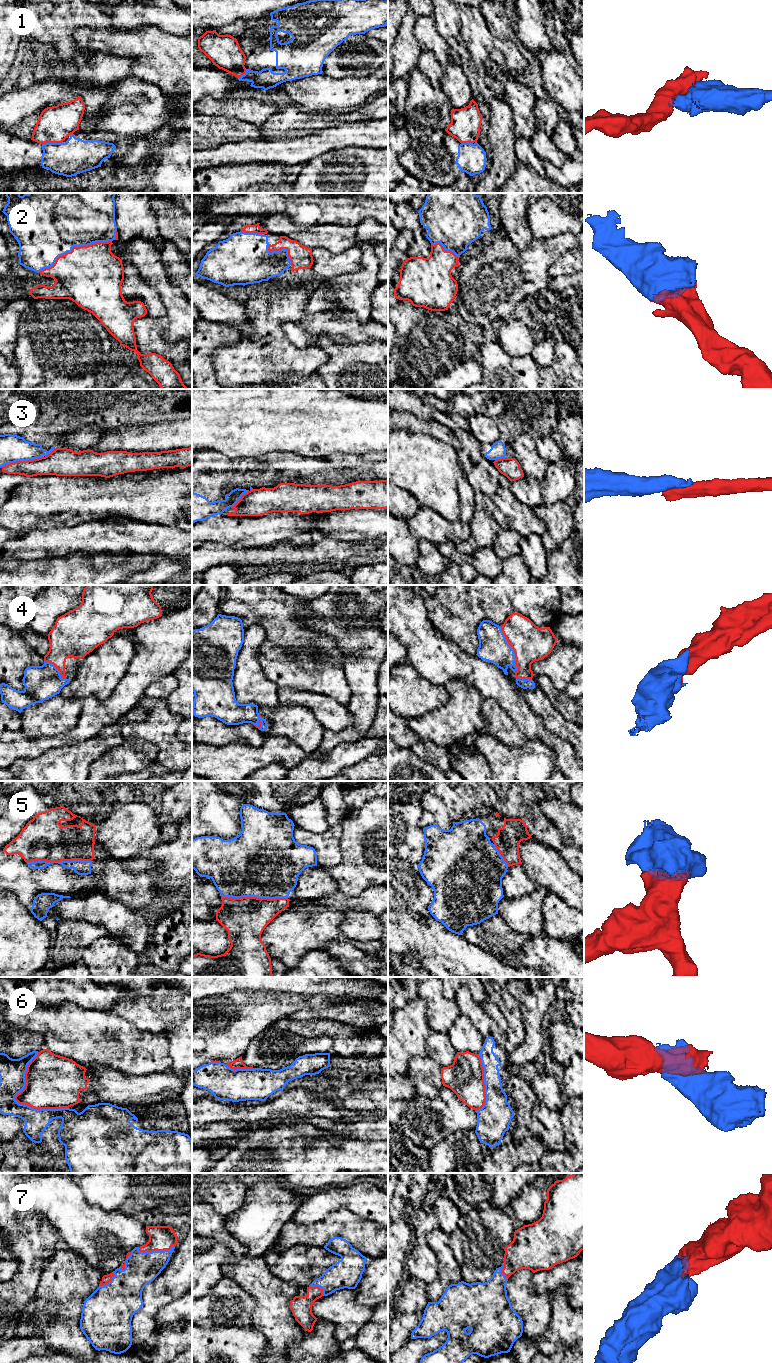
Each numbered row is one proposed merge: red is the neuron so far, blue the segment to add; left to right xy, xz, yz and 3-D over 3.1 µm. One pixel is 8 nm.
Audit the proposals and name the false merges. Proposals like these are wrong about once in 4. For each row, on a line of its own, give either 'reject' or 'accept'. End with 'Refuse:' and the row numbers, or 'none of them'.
1: reject
2: accept
3: reject
4: accept
5: accept
6: reject
7: accept
Refuse: 1, 3, 6

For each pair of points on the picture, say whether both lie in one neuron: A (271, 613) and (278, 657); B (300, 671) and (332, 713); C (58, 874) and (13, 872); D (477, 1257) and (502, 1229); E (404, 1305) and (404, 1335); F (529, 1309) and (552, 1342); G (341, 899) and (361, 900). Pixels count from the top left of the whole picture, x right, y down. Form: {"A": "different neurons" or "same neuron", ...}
{"A": "different neurons", "B": "different neurons", "C": "same neuron", "D": "same neuron", "E": "same neuron", "F": "different neurons", "G": "same neuron"}

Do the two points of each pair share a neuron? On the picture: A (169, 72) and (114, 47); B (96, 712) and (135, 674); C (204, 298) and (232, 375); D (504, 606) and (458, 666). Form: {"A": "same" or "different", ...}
{"A": "same", "B": "same", "C": "different", "D": "different"}

